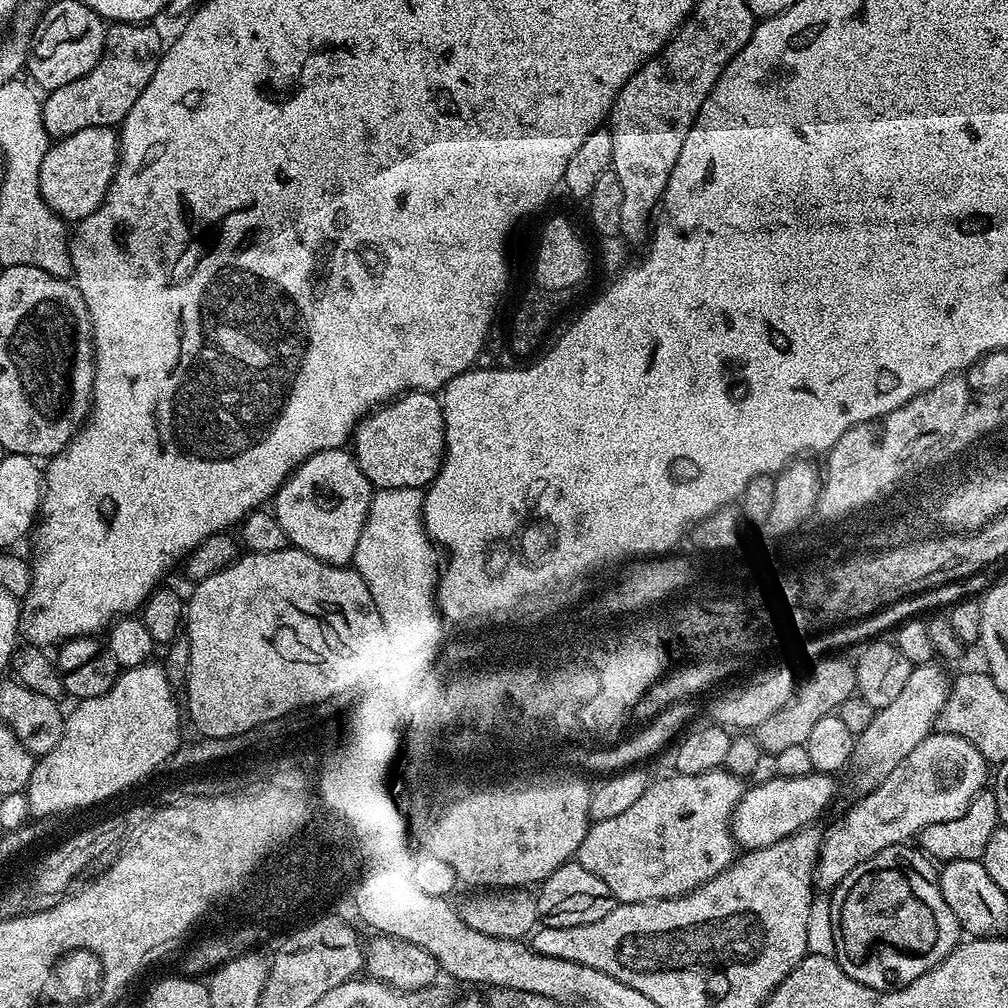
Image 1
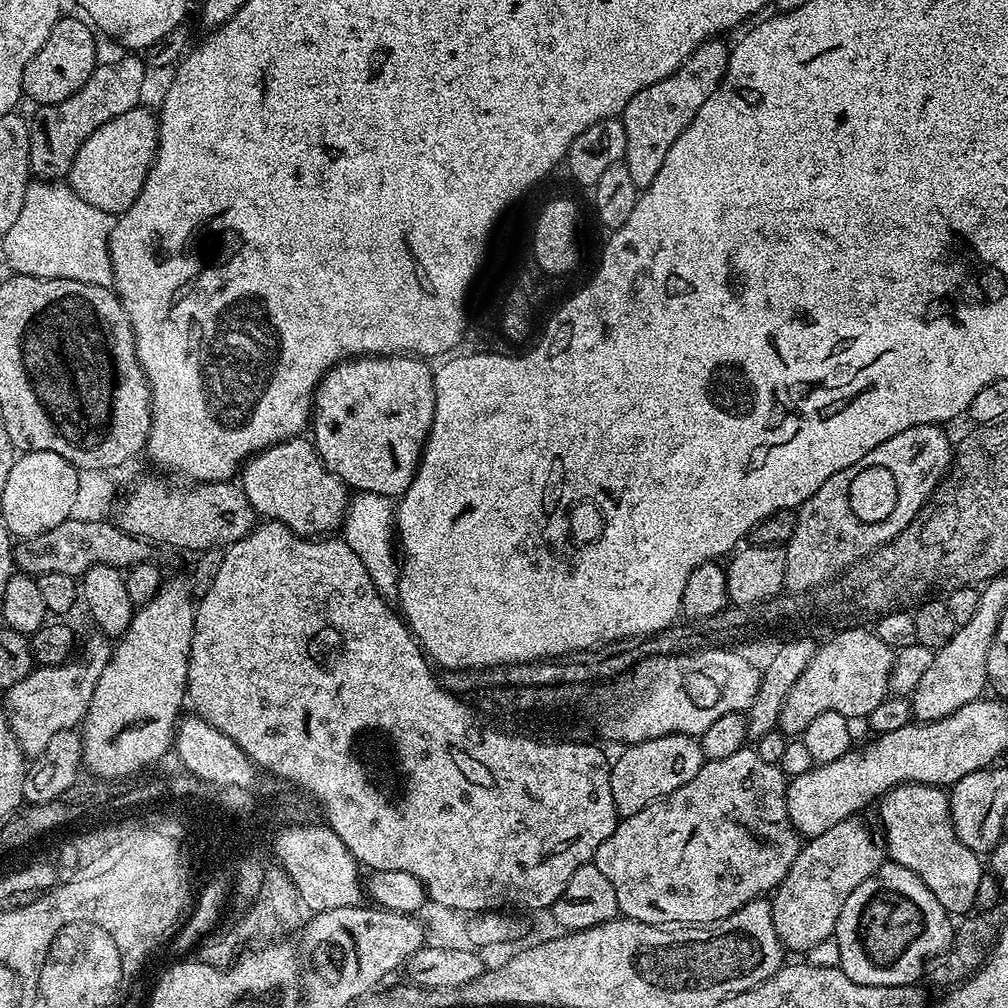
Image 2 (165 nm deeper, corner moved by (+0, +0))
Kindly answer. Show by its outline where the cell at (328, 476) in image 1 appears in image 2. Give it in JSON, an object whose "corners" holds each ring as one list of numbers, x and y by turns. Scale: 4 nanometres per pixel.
{"corners":[[303,435,272,444,256,453,242,469,242,487,261,517,278,520,305,538,324,538,341,527,350,489,320,460,313,441]]}

